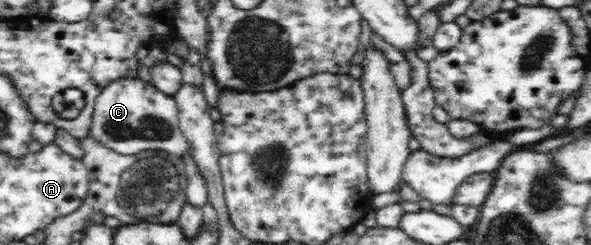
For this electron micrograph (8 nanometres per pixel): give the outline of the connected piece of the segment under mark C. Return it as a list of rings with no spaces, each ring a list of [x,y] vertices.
[[[135,75],[112,79],[96,95],[90,134],[120,154],[136,154],[146,149],[160,149],[182,156],[189,144],[179,127],[175,98]]]

